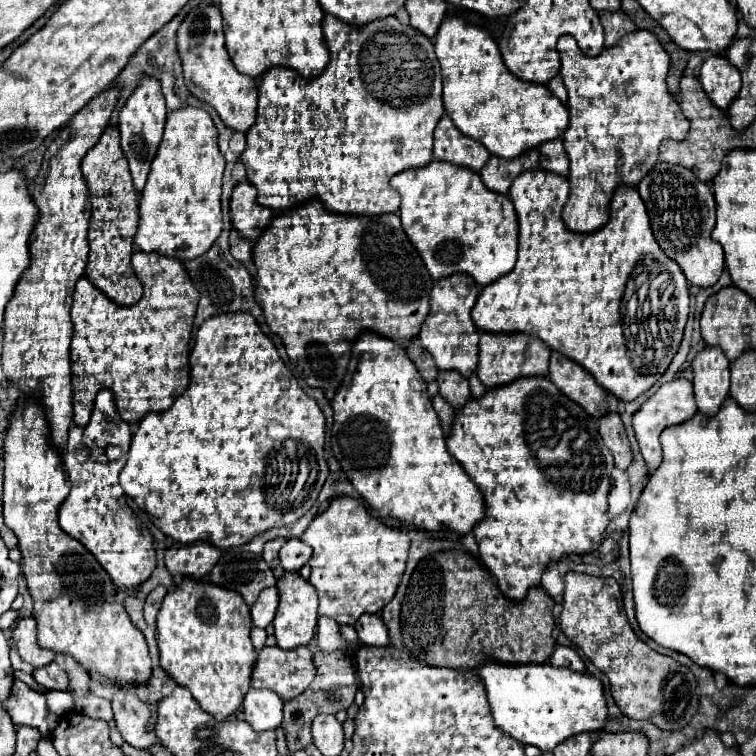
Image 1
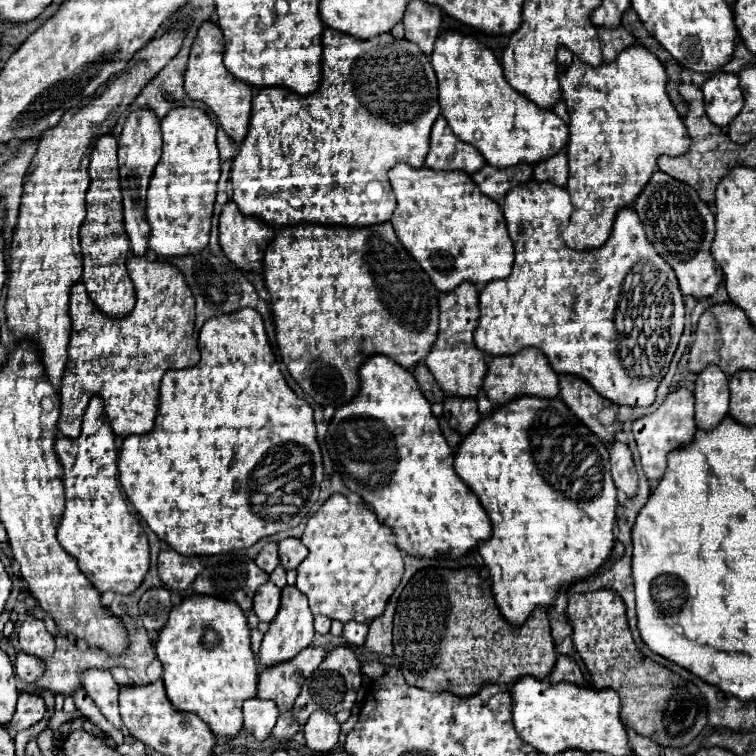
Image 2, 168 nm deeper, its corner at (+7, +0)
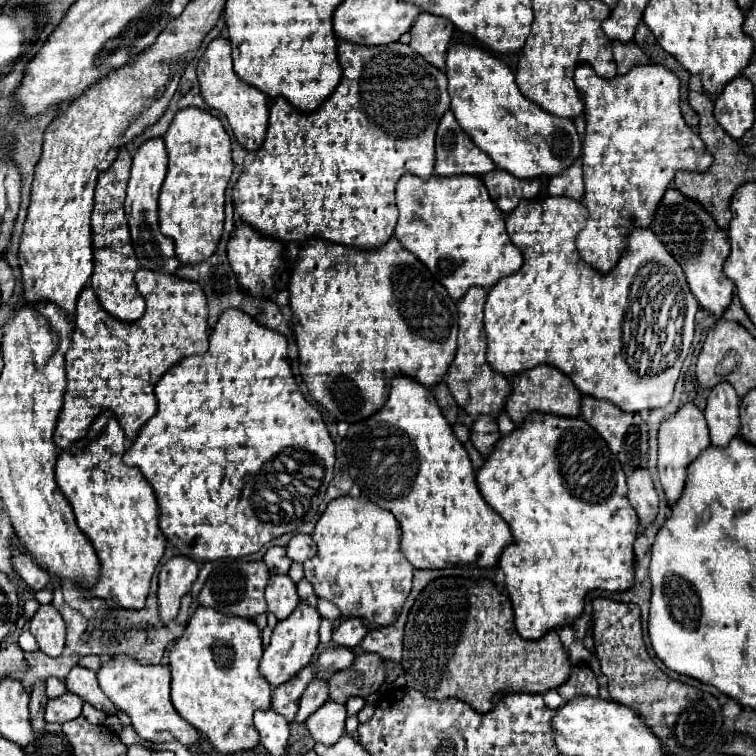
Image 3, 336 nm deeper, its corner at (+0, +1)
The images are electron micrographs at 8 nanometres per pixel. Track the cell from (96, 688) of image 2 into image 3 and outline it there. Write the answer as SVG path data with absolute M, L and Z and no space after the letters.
M75 666L67 680L65 680L69 692L77 694L79 698L83 698L83 702L89 702L93 704L97 710L105 712L105 714L119 714L121 710L103 694L103 690L99 688L99 682L97 682L97 674L89 668L83 668L83 666Z

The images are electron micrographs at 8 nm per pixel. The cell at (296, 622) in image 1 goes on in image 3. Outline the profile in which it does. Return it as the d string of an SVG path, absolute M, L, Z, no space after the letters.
M305 600L297 604L293 614L285 620L279 620L273 628L271 642L265 648L265 654L261 658L261 674L267 678L271 686L279 686L287 682L291 676L295 676L303 666L307 666L315 654L315 648L319 644L319 626L321 626L321 614L317 608L309 606Z

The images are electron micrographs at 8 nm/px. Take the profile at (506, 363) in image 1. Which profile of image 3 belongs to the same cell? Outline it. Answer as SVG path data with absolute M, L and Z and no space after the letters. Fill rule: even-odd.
M539 364L531 370L523 370L523 374L515 374L509 380L513 384L513 392L507 398L507 414L511 416L513 422L519 422L519 418L525 418L531 410L551 410L551 414L579 414L579 390L575 388L575 384L555 366L549 364ZM521 384L527 384L529 388L519 388ZM521 390L521 392L519 392ZM523 390L529 390L529 398L523 400L521 394Z

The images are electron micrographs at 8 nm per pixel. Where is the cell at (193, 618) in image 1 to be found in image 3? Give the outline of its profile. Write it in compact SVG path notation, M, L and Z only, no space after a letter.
M199 606L181 638L169 652L169 666L171 666L171 702L175 710L201 734L209 738L213 748L223 754L235 754L239 750L251 750L259 742L259 734L253 726L253 712L259 708L271 706L271 684L259 672L259 660L263 656L261 632L257 624L249 618L227 616L215 608Z

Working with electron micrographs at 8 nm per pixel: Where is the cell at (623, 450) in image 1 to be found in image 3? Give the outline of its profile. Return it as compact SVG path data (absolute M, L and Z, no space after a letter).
M635 468L631 474L627 474L627 486L629 486L629 502L637 510L639 520L647 526L653 522L657 514L657 492L653 488L651 476L645 468Z

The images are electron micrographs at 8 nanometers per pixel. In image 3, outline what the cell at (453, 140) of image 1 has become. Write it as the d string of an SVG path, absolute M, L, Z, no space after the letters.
M447 110L437 128L437 162L435 174L455 176L455 174L473 174L483 176L495 168L493 160L479 150L473 140L461 130L451 110Z

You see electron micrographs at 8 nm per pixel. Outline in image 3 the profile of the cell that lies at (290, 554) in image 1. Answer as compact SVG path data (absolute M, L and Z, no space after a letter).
M297 534L291 538L291 542L287 544L287 556L293 562L307 562L313 554L317 552L317 546L313 542L313 538L309 534Z

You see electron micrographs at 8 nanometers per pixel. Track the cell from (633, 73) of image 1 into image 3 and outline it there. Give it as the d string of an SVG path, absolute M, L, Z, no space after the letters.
M579 64L575 68L575 86L585 104L585 136L581 146L583 162L583 180L585 196L583 204L587 206L587 224L577 234L577 250L581 258L607 272L619 260L619 254L625 248L625 236L631 228L645 228L651 224L651 214L663 190L667 190L673 180L675 170L707 170L711 166L711 156L705 152L705 144L683 120L679 110L679 78L661 64L637 64L627 74L615 76L611 80L601 78L589 64Z

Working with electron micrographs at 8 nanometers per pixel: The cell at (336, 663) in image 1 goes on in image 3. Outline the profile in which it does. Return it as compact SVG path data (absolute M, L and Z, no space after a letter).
M363 652L353 664L345 670L337 670L327 678L329 700L337 704L345 704L351 696L367 698L373 694L385 680L383 658L379 654Z

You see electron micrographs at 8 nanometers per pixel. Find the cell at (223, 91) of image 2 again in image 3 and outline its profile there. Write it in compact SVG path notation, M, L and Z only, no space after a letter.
M215 38L205 54L201 56L199 64L197 64L197 78L199 78L199 86L201 86L201 96L203 100L223 112L231 124L231 130L235 134L235 138L239 140L239 144L253 152L263 144L265 132L267 132L267 120L269 120L269 104L267 104L267 96L257 90L255 86L249 86L245 82L241 82L241 78L235 74L233 64L231 64L231 42L227 38Z

